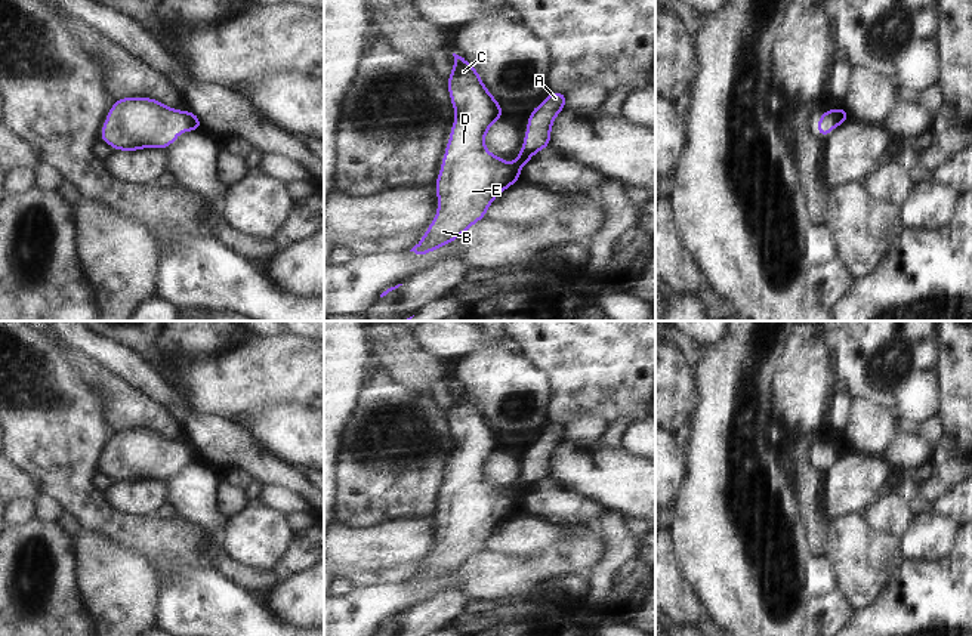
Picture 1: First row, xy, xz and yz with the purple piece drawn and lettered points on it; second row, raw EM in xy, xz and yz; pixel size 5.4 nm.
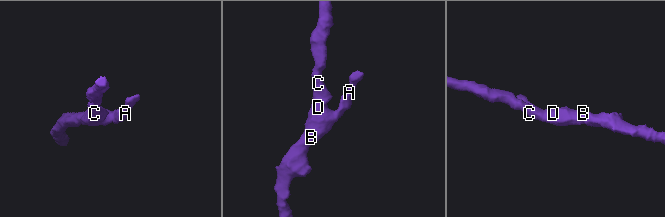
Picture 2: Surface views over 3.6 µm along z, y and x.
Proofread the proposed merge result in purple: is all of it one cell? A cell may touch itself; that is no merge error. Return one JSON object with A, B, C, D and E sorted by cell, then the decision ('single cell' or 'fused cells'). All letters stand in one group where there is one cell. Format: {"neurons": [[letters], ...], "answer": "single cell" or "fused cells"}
{"neurons": [["A", "B", "C", "D", "E"]], "answer": "single cell"}

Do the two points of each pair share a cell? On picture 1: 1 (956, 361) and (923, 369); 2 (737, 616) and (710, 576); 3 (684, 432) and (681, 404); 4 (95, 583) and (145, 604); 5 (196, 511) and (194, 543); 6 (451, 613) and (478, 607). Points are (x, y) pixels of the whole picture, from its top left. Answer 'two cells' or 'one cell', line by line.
1: two cells
2: one cell
3: two cells
4: one cell
5: two cells
6: two cells

